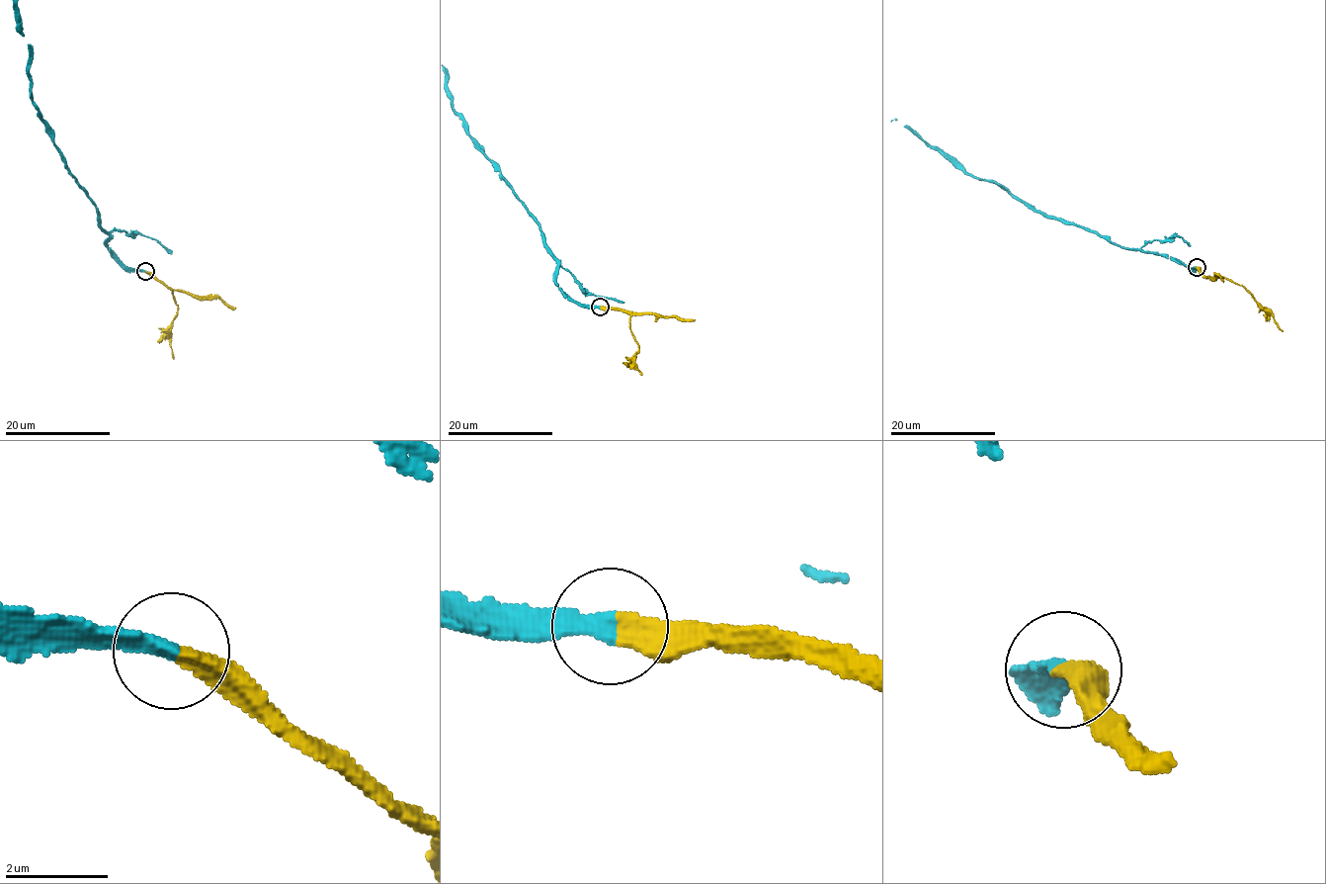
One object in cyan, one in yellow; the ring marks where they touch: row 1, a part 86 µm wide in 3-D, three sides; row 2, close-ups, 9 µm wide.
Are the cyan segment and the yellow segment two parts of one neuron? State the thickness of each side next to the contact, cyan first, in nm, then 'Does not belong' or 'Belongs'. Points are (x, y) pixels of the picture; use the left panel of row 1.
Thickness 340 nm (cyan) against 400 nm. Belongs

